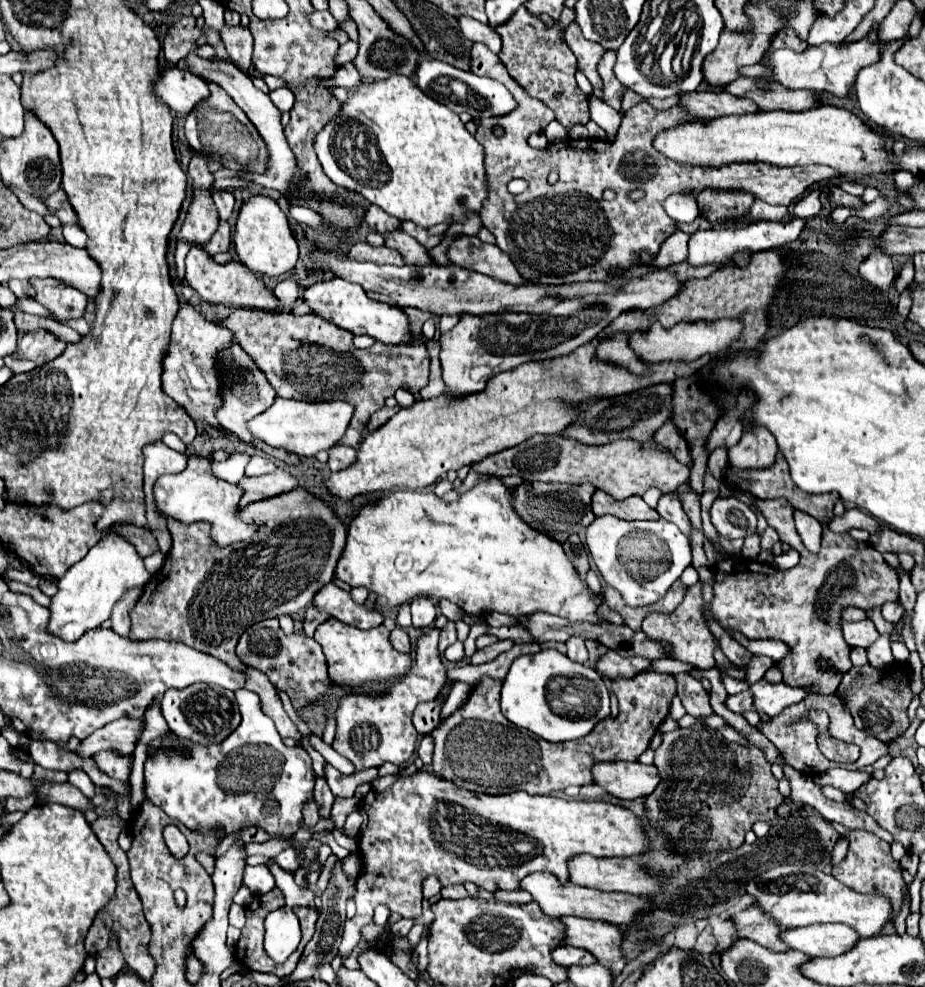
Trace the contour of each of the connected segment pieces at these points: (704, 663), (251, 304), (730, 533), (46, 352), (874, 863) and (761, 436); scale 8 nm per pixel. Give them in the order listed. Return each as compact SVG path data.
M698 582L696 586L690 586L686 590L684 600L680 602L680 606L674 612L670 612L670 614L658 614L658 612L646 614L646 618L642 622L642 632L646 632L646 636L654 636L654 640L670 640L676 660L690 662L690 664L698 666L700 670L714 668L714 656L712 654L718 648L718 642L710 634L710 630L706 626L706 620L702 616L702 610L704 610L702 584Z
M192 248L186 256L186 280L190 288L200 296L200 302L206 304L224 304L224 306L238 306L238 308L252 308L252 310L262 310L270 314L282 312L282 306L278 304L272 288L260 282L260 278L250 272L244 264L230 260L226 264L216 264L214 258L202 250L202 248Z
M736 496L716 498L710 508L710 518L720 536L736 540L756 534L756 514Z
M32 330L32 332L20 332L18 334L18 348L12 356L4 358L4 364L14 372L30 372L38 366L44 366L46 362L60 356L66 348L66 342L56 338L48 330Z
M852 830L848 834L850 838L850 848L848 848L848 854L846 858L832 866L830 874L846 884L848 888L852 888L854 892L860 892L860 894L870 894L870 892L884 892L886 896L890 896L890 900L894 900L894 916L900 912L902 908L902 902L904 902L904 896L902 896L902 888L906 886L904 878L902 878L902 870L900 870L900 862L896 862L892 858L892 852L890 852L890 844L880 840L878 836L870 834L870 832L864 832L864 830Z
M746 426L740 442L728 450L728 458L736 468L766 468L774 464L776 452L776 440L764 426Z

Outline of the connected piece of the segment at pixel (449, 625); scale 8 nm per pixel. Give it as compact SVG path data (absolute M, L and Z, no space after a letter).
M446 622L446 626L440 630L440 642L438 642L438 652L444 654L444 650L456 642L456 628L454 622Z

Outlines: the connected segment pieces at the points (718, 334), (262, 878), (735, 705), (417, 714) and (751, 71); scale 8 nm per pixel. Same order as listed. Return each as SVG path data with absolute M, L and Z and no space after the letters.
M718 320L718 324L676 324L674 328L662 328L654 322L648 332L634 332L630 336L630 348L636 352L638 358L646 362L660 362L660 360L698 360L706 352L726 352L732 340L736 340L742 332L742 324L738 320Z
M246 866L242 880L254 894L266 894L274 890L274 876L268 866Z
M744 690L744 692L740 692L740 694L728 696L726 706L728 706L732 712L738 712L738 714L742 714L742 712L746 712L746 710L752 710L752 706L754 706L754 694L752 694L752 690Z
M436 700L419 704L413 713L412 722L422 736L431 732L440 724L440 704Z
M762 62L751 66L743 66L739 69L741 76L745 77L762 77L772 76L772 71L767 66L764 66Z

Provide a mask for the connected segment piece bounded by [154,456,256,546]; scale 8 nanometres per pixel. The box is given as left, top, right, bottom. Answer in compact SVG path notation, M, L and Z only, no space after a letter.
M190 456L188 468L176 476L162 476L154 484L154 504L164 520L176 520L180 524L192 524L198 520L208 520L212 524L212 538L218 546L228 546L250 538L256 526L250 526L238 518L240 492L236 484L218 480L210 472L210 462L202 456Z

